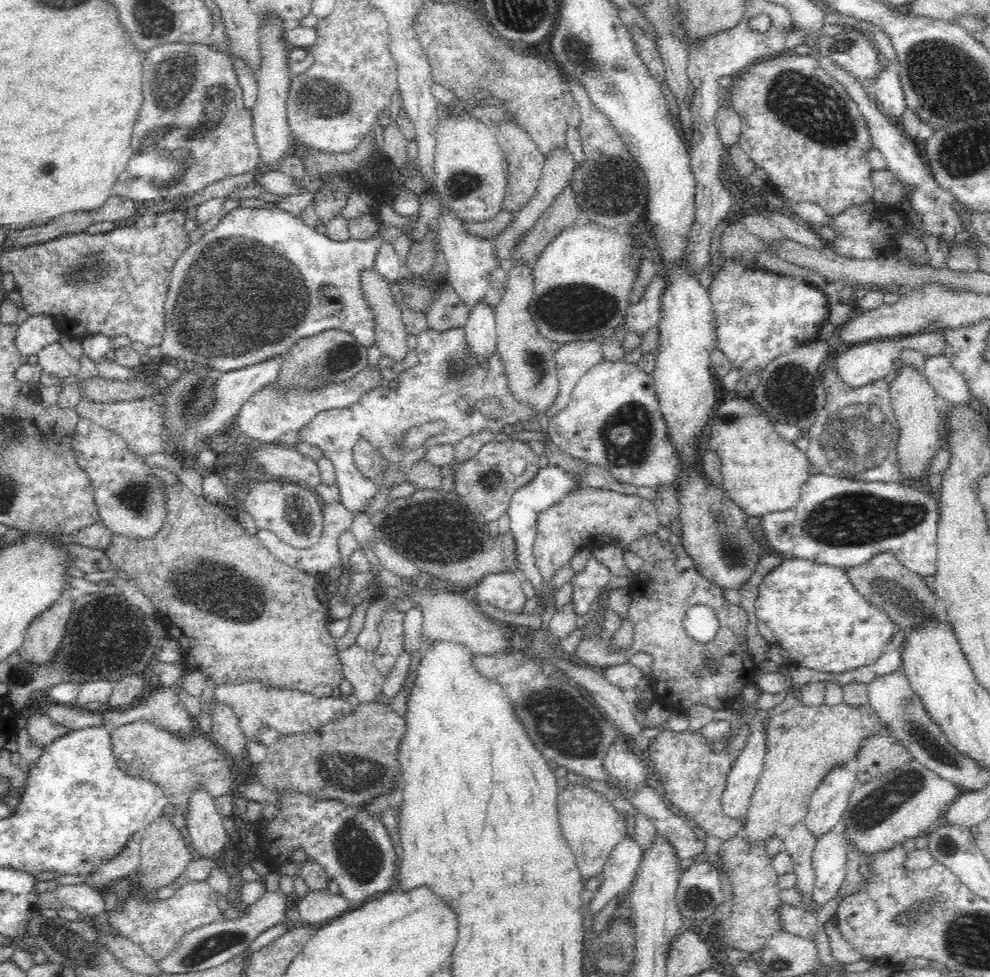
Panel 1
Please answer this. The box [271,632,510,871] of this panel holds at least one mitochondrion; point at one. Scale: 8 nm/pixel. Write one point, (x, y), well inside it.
(340, 773)

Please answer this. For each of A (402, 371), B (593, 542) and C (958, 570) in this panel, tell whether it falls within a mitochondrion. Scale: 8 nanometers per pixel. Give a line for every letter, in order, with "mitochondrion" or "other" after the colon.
A: other
B: other
C: other

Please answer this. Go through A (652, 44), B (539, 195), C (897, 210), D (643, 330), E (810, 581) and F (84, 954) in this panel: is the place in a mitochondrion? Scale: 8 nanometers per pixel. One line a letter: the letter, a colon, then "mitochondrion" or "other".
A: other
B: other
C: other
D: other
E: other
F: mitochondrion

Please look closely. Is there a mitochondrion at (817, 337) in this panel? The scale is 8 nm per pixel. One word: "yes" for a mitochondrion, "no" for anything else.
no

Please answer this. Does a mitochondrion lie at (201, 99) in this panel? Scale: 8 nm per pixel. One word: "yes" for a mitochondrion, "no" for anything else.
yes

